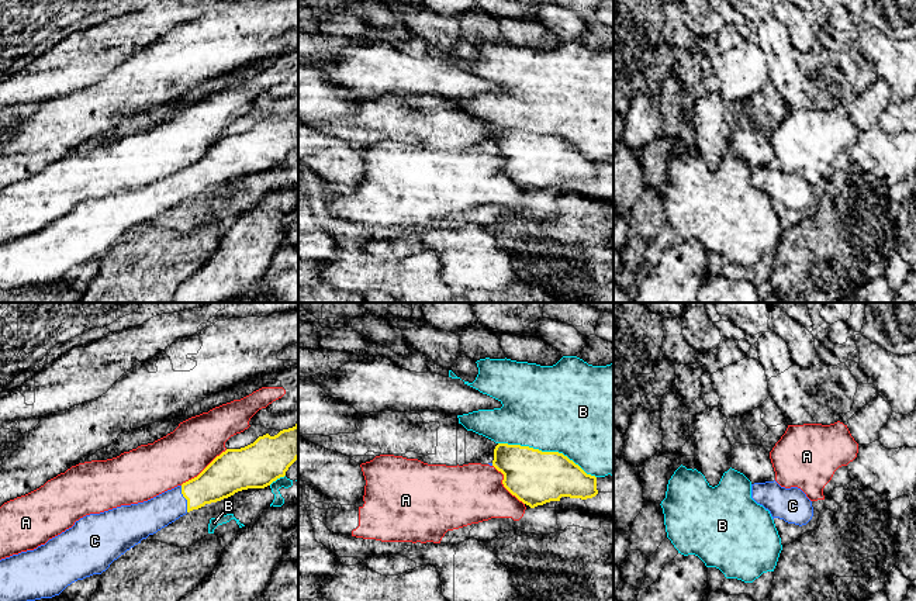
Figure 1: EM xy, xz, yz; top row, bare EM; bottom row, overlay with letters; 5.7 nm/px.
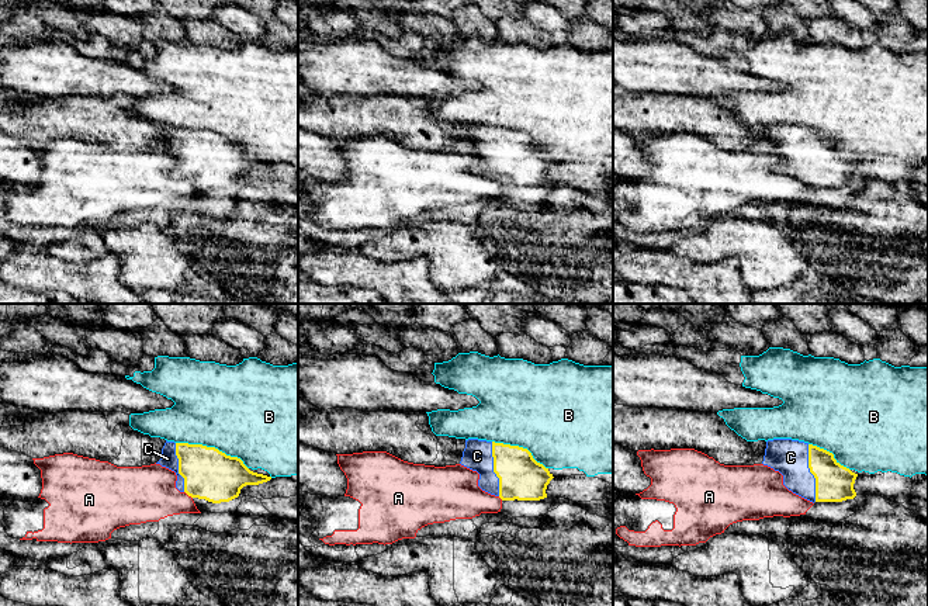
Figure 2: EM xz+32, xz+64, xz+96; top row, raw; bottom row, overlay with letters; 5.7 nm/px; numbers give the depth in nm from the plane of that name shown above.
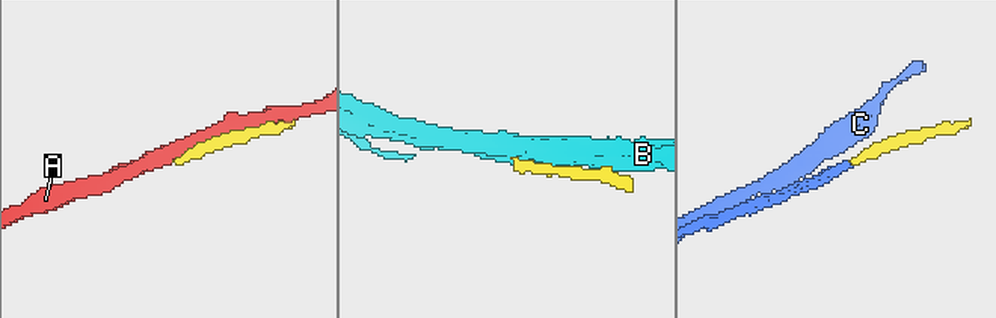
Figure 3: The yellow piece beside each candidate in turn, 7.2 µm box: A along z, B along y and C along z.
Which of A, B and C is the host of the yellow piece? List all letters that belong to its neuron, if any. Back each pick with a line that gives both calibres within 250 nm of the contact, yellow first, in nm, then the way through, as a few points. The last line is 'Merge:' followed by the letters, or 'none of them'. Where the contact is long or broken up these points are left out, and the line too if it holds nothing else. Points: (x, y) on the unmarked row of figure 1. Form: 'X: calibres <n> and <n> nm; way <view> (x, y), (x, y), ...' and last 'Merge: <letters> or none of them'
C: calibres 220 and 190 nm; way xy (223, 162), (206, 173), (185, 182), (147, 203)
Merge: C

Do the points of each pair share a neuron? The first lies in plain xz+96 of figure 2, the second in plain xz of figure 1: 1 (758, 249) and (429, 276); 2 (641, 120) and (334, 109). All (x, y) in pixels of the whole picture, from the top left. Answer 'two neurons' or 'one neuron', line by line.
1: two neurons
2: two neurons

